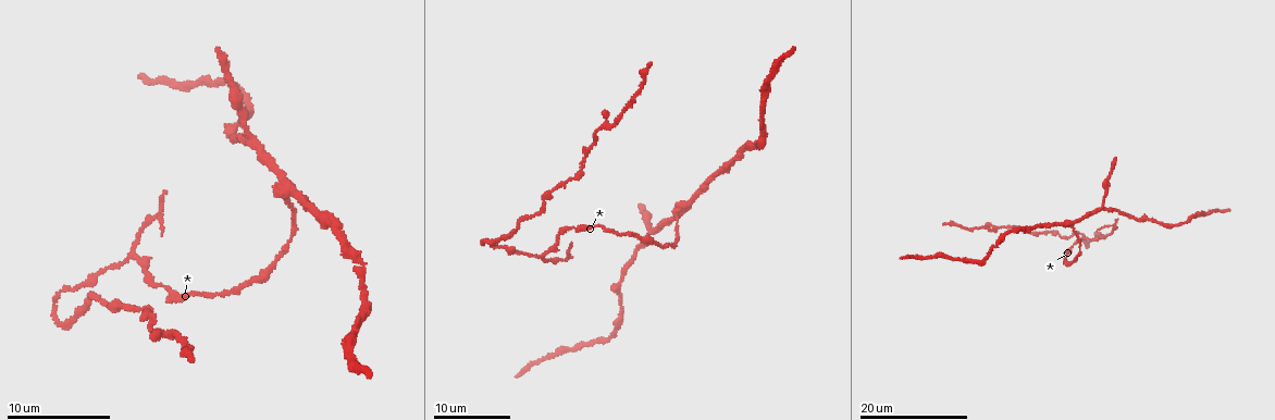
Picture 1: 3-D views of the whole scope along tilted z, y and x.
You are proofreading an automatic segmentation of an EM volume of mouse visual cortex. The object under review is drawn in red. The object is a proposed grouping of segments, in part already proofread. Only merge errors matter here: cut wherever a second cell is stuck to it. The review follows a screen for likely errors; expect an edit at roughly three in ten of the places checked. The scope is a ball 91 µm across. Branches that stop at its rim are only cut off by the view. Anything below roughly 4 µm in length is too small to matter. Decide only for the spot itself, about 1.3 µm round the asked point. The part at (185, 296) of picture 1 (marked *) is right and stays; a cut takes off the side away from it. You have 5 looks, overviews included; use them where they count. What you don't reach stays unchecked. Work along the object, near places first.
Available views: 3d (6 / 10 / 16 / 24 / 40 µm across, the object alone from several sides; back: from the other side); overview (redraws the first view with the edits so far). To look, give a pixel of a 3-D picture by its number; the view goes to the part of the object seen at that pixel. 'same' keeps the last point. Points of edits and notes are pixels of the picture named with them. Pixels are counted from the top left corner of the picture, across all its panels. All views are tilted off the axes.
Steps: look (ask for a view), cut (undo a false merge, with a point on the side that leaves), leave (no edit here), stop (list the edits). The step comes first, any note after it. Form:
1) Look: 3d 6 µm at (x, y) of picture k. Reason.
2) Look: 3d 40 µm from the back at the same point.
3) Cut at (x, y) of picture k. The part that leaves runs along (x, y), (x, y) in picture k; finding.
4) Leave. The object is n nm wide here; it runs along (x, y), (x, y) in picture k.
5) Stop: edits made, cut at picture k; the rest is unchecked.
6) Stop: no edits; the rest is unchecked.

Look: 3d 24 µm at (131, 253) of picture 1. Three arms meet.

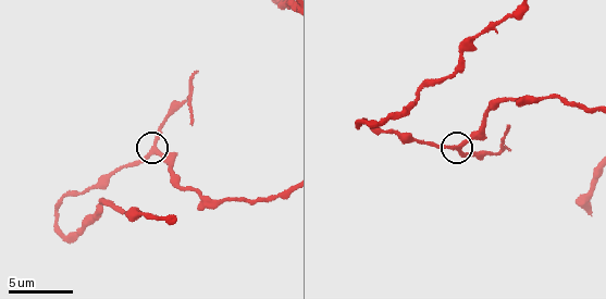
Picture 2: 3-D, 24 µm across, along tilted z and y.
Look: 3d 6 µm at (153, 146) of picture 2.

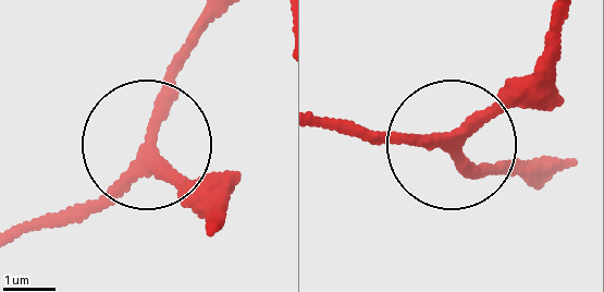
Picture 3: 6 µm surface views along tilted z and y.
Leave. The side arm is 9 µm long; it runs along (225, 221), (149, 137), (188, 33) in picture 3; continuous, no second cell.

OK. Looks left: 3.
Look: 3d 16 µm at (1073, 224) of picture 1.

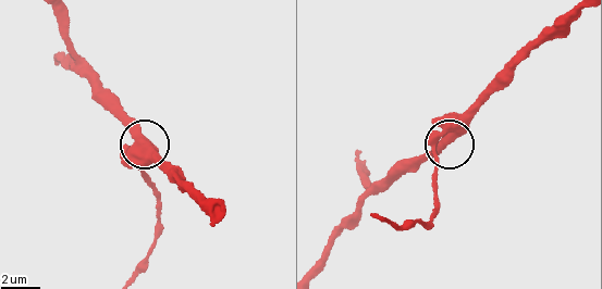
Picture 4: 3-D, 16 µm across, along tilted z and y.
Look: 3d 6 µm at (447, 139) of picture 4.

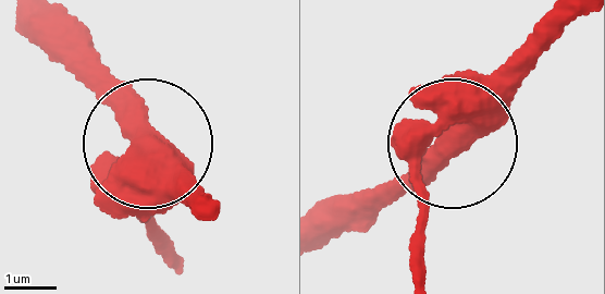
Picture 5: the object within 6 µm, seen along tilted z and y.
Look: 3d 6 µm from the back at (453, 148) of picture 5.

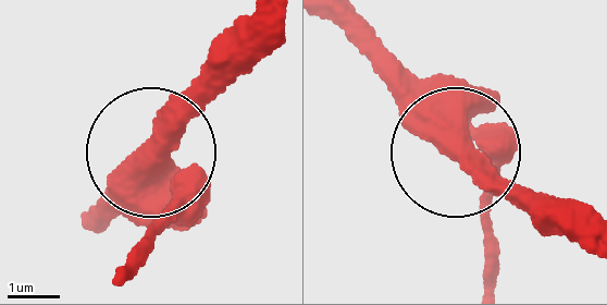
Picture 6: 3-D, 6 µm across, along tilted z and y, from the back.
Leave. The side arm is 39 µm long; continuous, no second cell.

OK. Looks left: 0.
Stop: no edits; the rest is unchecked.

